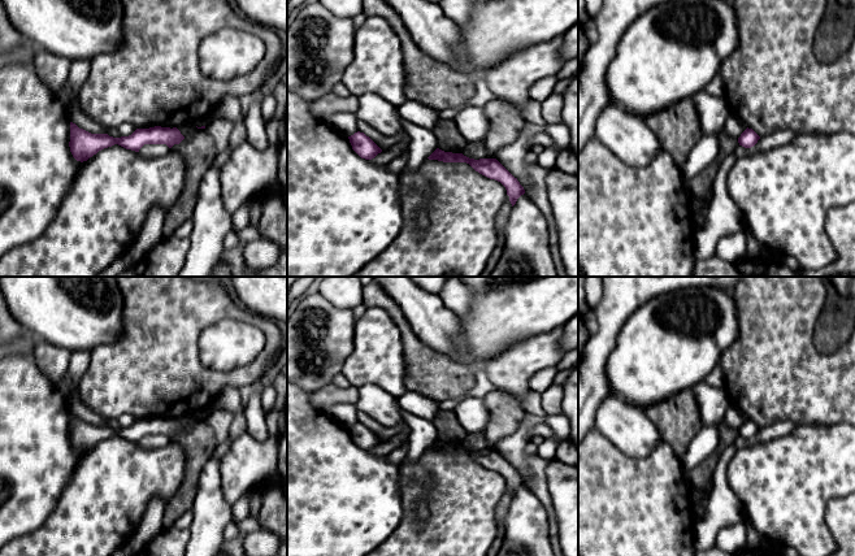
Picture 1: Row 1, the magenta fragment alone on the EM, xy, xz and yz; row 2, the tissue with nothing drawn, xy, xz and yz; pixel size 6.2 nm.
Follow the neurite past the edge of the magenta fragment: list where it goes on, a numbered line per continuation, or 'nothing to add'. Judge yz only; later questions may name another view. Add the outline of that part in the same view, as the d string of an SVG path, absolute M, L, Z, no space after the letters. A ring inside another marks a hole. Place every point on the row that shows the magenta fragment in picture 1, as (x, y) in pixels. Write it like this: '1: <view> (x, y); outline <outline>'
nothing to add

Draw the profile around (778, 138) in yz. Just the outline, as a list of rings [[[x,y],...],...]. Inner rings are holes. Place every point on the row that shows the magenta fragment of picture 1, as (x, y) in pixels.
[[[781,130],[781,131],[774,131],[767,136],[761,136],[758,143],[751,147],[751,148],[745,148],[742,145],[737,145],[734,151],[735,157],[741,158],[745,156],[750,156],[758,152],[767,152],[772,148],[780,147],[780,145],[785,145],[787,143],[790,143],[794,138],[795,138],[795,133],[791,130]]]

